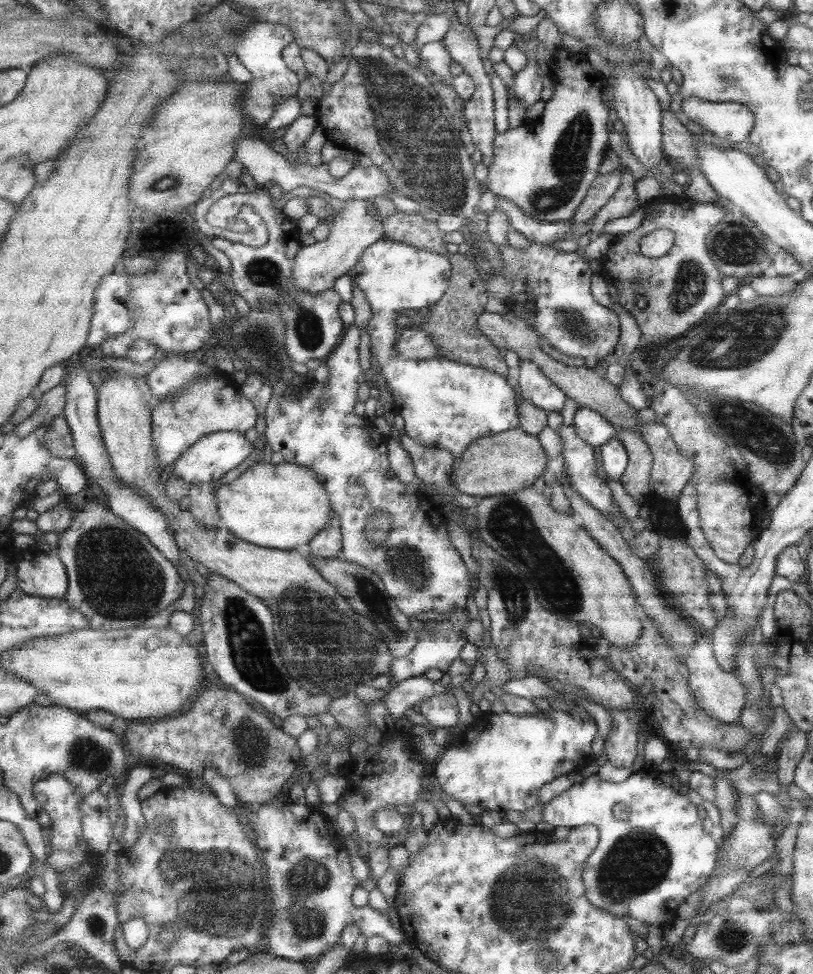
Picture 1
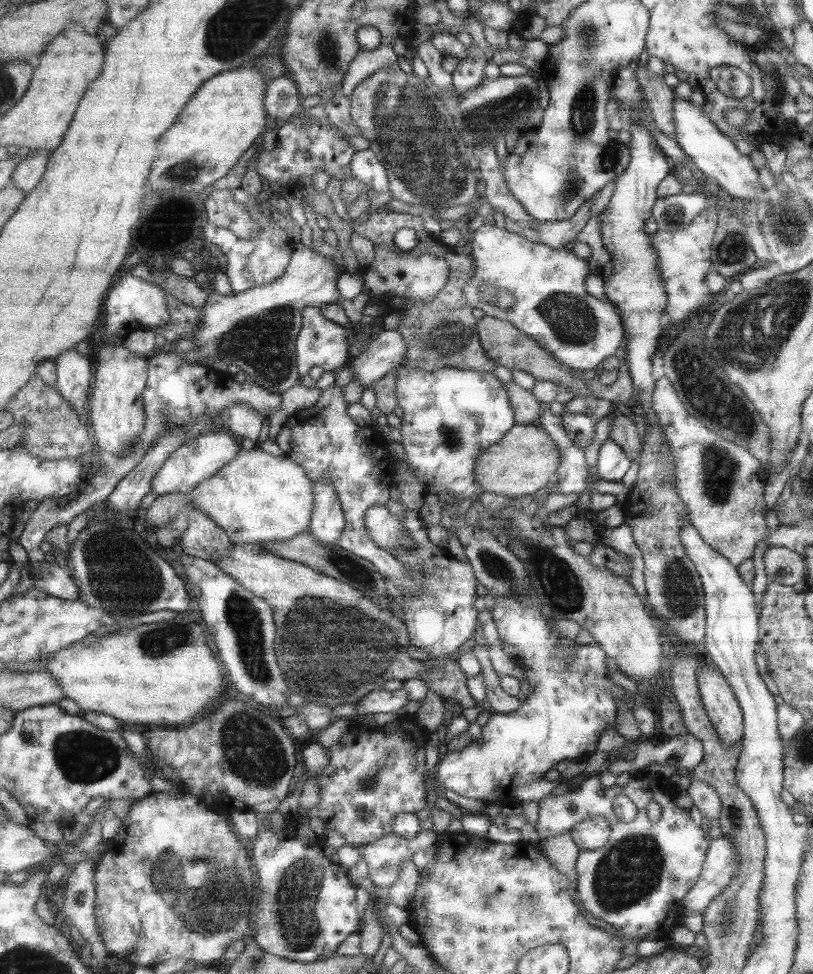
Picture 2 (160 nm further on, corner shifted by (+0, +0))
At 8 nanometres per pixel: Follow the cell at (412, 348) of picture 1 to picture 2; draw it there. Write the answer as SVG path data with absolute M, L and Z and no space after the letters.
M388 325L372 339L365 351L353 357L347 365L354 380L362 387L369 388L384 379L393 369L397 369L407 351L407 339L396 327Z

